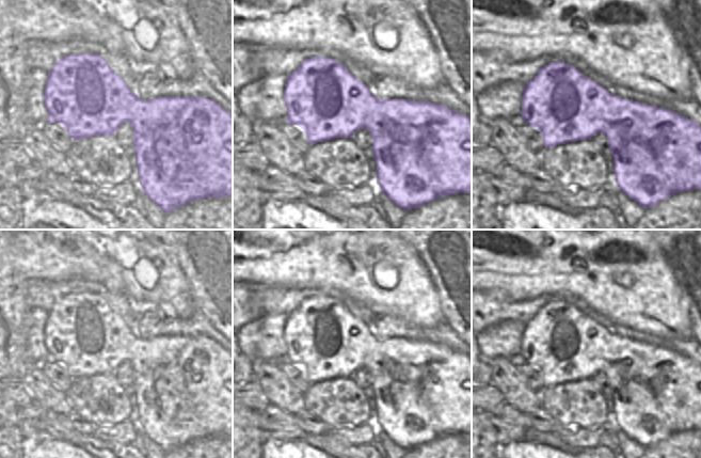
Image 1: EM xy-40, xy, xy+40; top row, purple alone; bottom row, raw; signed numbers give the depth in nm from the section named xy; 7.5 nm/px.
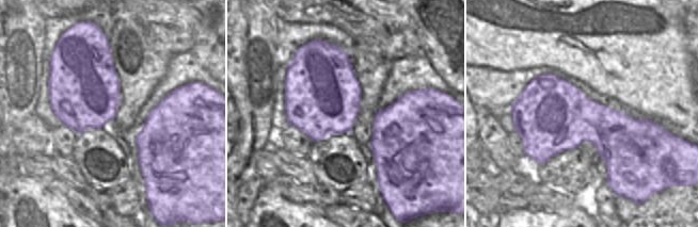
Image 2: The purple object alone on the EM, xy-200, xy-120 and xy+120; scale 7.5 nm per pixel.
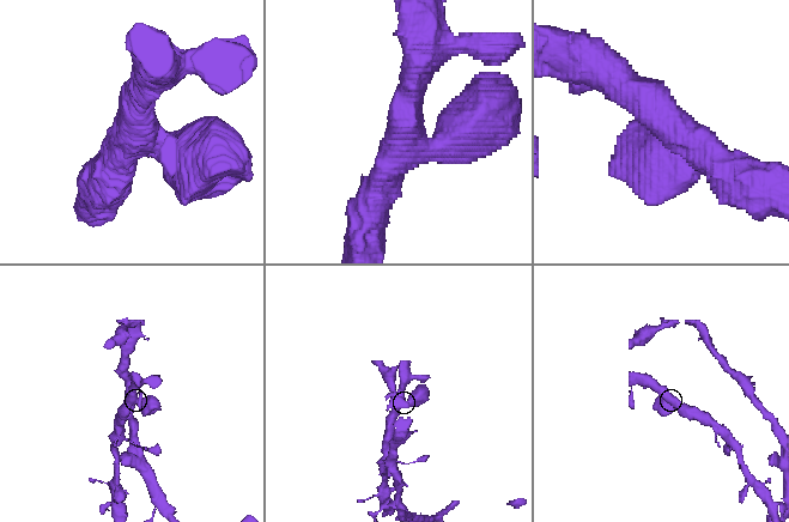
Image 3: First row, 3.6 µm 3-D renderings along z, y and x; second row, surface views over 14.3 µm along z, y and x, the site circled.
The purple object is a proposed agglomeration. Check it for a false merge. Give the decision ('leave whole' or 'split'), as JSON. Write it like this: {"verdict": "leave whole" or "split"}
{"verdict": "leave whole"}

